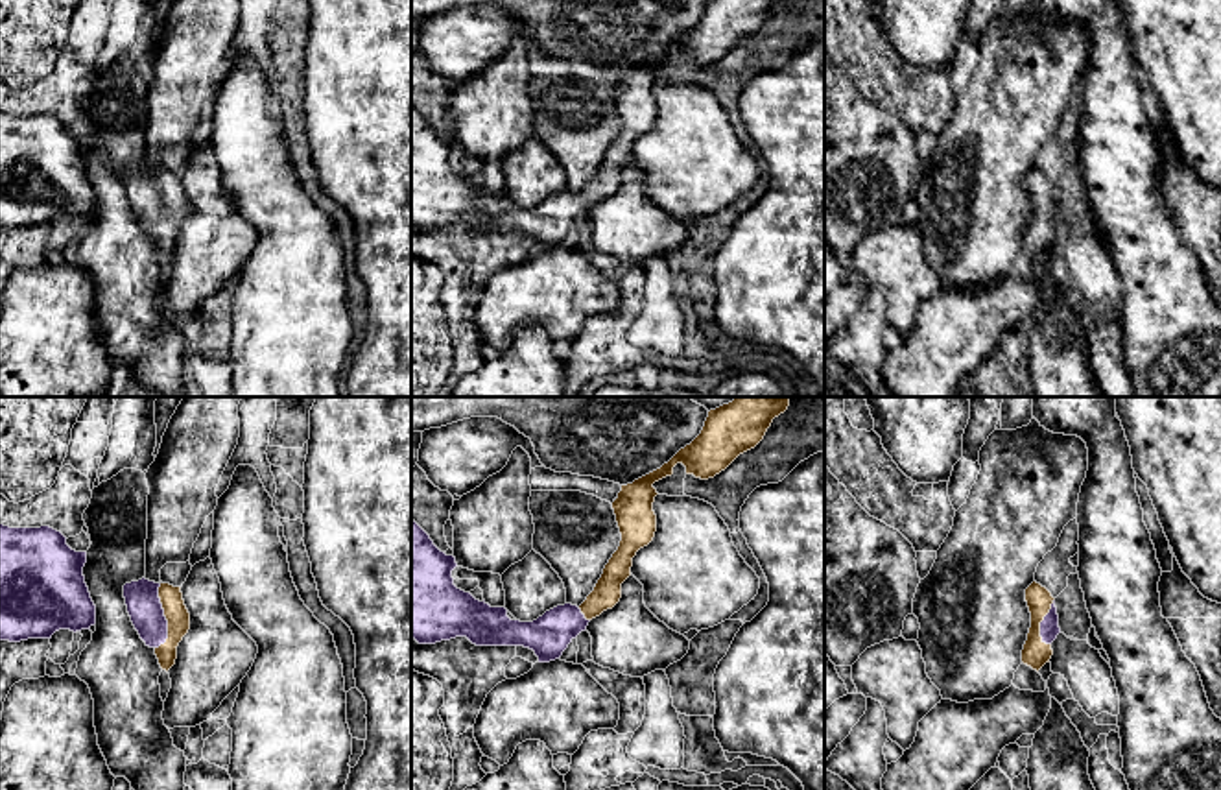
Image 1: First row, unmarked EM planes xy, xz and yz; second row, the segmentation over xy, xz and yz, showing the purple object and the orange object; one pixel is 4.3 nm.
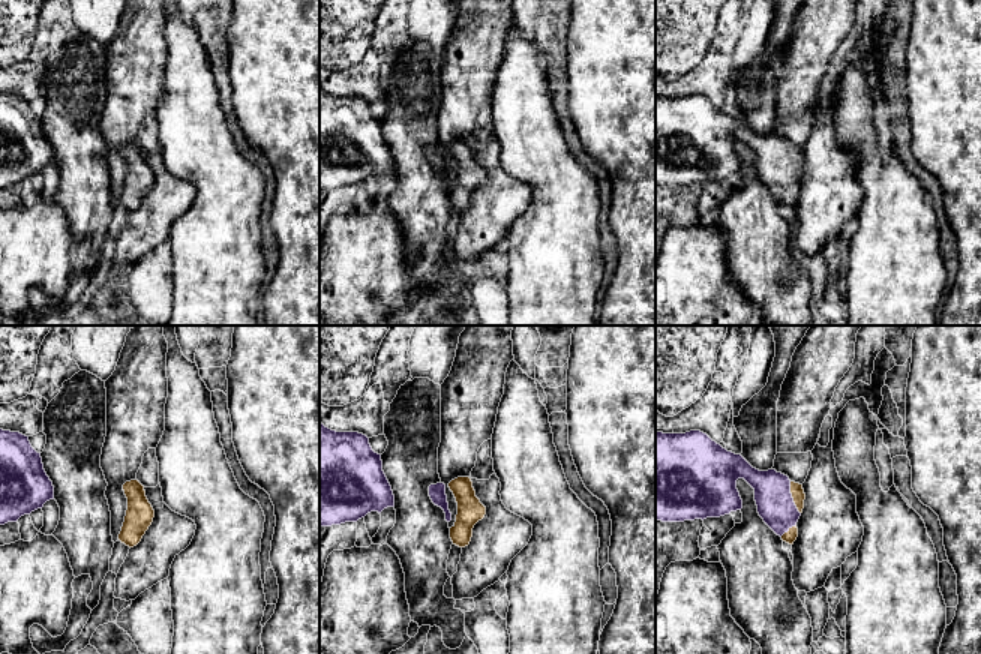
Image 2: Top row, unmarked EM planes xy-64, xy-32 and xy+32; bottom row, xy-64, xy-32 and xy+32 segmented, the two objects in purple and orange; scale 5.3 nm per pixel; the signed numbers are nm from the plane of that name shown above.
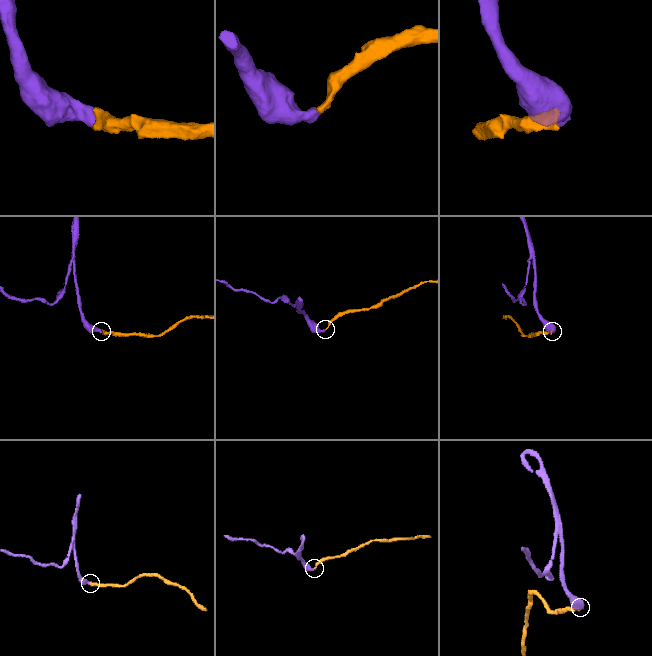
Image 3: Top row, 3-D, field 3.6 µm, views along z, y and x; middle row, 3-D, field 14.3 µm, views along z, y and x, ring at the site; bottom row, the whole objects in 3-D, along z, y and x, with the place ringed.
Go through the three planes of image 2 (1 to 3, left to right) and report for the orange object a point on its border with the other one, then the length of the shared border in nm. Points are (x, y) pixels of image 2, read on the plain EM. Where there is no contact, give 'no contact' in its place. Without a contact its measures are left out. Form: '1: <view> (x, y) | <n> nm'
1: no contact
2: no contact
3: xy+32 (792, 162) | 190 nm

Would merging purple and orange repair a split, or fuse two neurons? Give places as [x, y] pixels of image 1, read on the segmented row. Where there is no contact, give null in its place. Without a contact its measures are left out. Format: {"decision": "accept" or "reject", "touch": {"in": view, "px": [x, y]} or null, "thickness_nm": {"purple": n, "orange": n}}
{"decision": "accept", "touch": {"in": "xy", "px": [165, 617]}, "thickness_nm": {"purple": 150, "orange": 100}}

